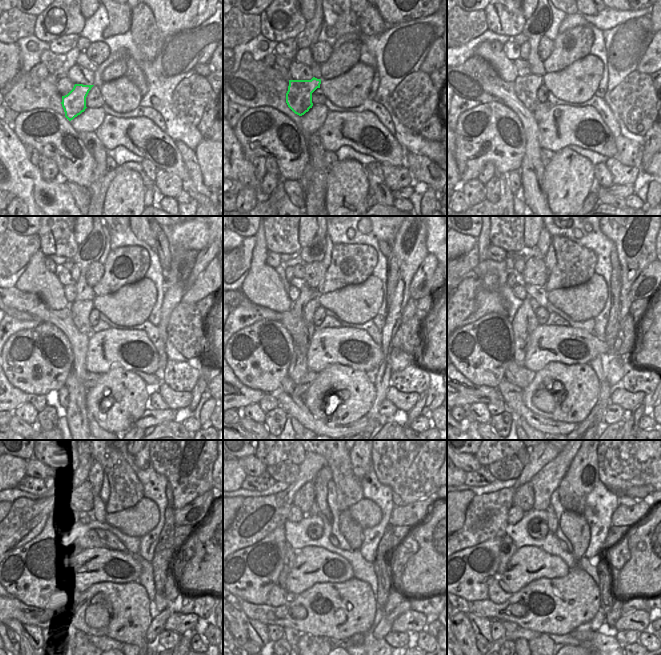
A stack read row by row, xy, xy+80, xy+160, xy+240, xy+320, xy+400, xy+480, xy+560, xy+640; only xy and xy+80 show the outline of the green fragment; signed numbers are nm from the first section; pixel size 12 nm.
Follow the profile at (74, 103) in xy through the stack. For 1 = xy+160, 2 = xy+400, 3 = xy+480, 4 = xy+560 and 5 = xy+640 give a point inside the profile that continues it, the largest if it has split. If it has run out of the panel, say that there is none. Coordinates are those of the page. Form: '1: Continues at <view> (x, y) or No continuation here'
1: Continues at xy+160 (526, 87)
2: Continues at xy+400 (534, 304)
3: Continues at xy+480 (85, 518)
4: Continues at xy+560 (313, 511)
5: Continues at xy+640 (544, 483)

